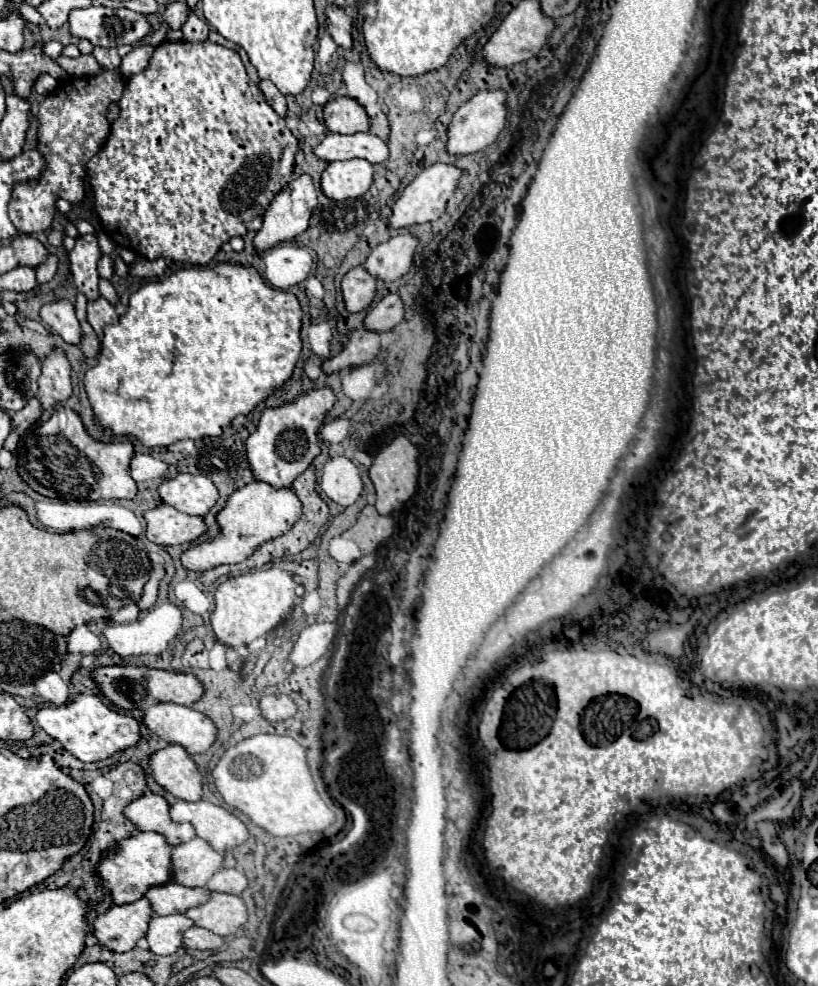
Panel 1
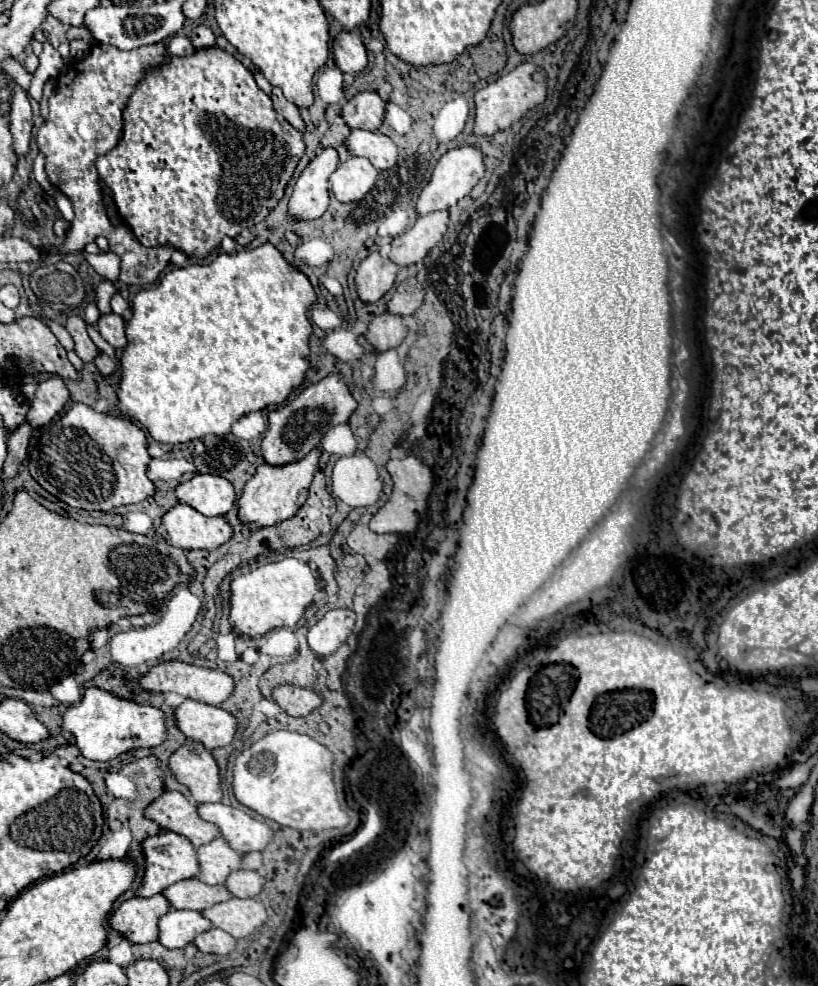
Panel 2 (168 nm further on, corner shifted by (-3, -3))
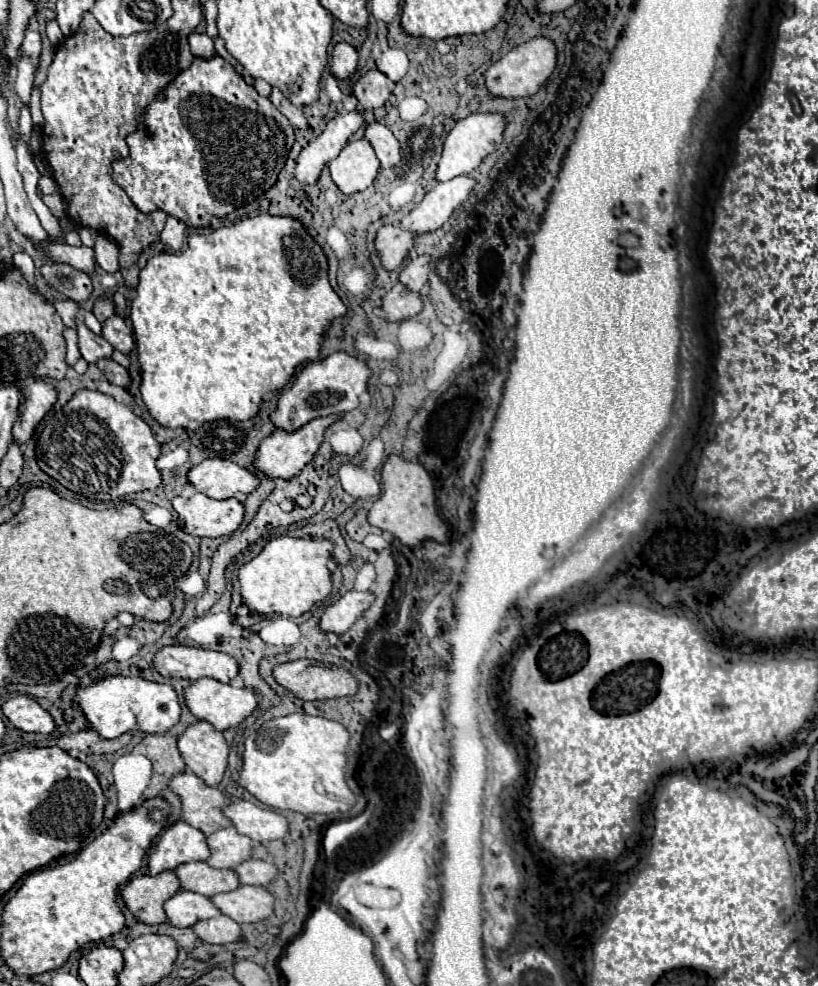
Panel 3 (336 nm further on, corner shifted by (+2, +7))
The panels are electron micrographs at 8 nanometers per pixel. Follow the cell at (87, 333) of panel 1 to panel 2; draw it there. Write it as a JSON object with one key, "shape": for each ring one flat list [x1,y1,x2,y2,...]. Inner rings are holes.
{"shape":[[100,354,96,360,94,360,96,368,102,372,102,376,110,376,114,370,116,370,116,362,112,358,108,358,106,354]]}

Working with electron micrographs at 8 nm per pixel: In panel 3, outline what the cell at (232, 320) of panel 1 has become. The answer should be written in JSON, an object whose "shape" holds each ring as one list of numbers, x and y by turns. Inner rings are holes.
{"shape":[[259,214,255,218,241,220,233,226,217,228,215,232,207,236,191,234,187,238,187,248,179,254,157,254,153,256,147,266,139,274,139,284,135,290,135,298,131,302,131,324,135,332,135,344,137,344,137,360,141,366,141,402,145,410,151,414,153,420,157,420,163,428,187,428,189,422,213,422,213,420,249,420,259,412,259,402,265,394,281,390,291,376,297,372,299,366,317,360,319,346,323,342,325,328,339,316,345,314,345,304,341,298,333,292,329,280,327,280,327,258,323,250,313,242,313,238,305,232,305,228,293,220,293,218,277,218,269,214]]}

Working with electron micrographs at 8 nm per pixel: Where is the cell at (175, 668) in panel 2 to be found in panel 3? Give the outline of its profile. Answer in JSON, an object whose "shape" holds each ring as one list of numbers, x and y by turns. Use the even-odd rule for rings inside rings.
{"shape":[[183,644,161,648,153,658,153,666,163,678,185,678,185,680,213,678,223,684,235,680,239,672,237,662,231,656]]}

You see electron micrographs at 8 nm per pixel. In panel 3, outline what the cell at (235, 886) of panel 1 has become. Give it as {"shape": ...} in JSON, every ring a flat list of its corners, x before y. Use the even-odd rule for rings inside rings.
{"shape":[[255,858,241,862,233,870,239,878,239,884,249,884,249,886,265,886,277,874,277,868,273,864,269,864,265,860,255,860]]}

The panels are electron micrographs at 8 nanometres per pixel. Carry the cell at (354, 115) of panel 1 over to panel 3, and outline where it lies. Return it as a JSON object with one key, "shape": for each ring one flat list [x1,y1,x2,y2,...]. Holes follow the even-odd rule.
{"shape":[[369,70,353,86,353,96,363,110,377,110,385,106,391,96,393,82,379,70]]}

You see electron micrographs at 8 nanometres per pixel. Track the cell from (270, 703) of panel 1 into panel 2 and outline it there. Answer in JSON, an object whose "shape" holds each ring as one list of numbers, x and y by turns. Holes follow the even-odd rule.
{"shape":[[282,684,274,688,274,700,290,716,308,716,322,704,322,696,310,688]]}

